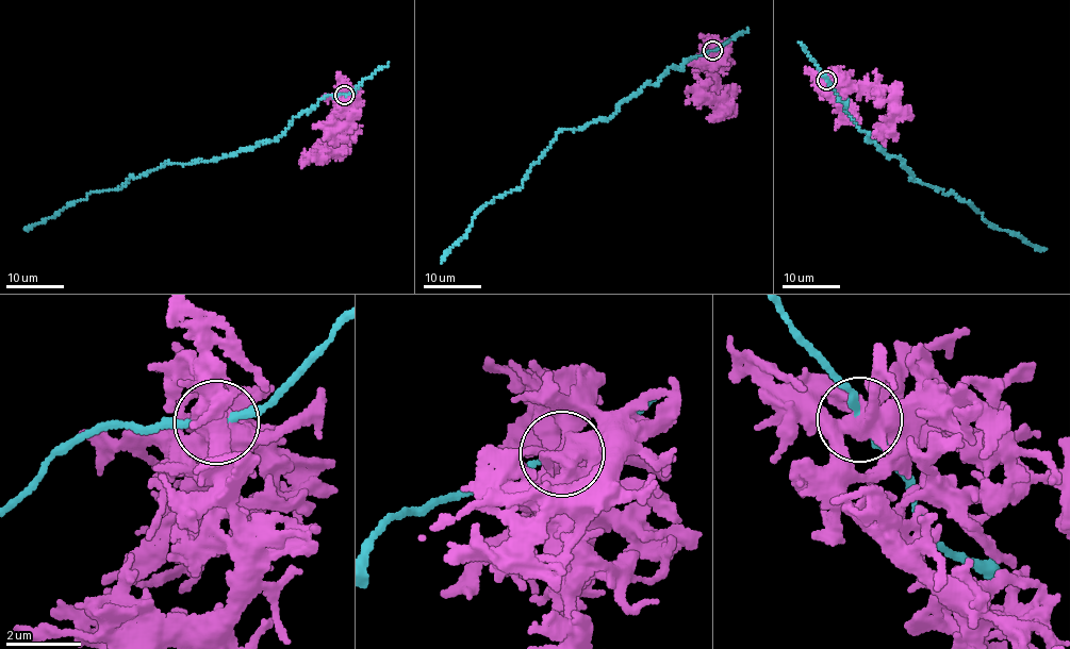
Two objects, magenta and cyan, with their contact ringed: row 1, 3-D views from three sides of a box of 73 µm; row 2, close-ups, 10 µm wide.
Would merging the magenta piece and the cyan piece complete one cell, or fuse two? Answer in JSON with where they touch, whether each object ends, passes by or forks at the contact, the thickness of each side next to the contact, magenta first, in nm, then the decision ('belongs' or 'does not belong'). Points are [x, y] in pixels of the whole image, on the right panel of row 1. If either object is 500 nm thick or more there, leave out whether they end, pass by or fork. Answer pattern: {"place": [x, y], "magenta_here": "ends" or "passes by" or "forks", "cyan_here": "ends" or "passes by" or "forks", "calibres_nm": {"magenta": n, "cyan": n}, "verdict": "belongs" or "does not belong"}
{"place": [826, 80], "calibres_nm": {"magenta": 550, "cyan": 150}, "verdict": "does not belong"}

